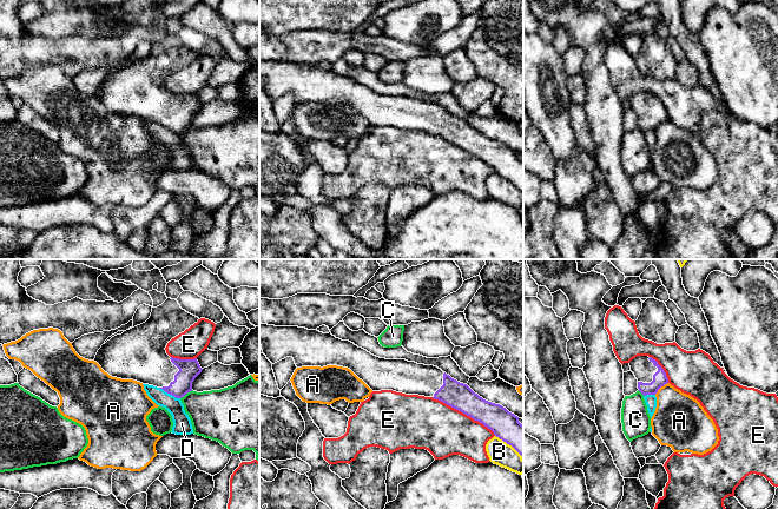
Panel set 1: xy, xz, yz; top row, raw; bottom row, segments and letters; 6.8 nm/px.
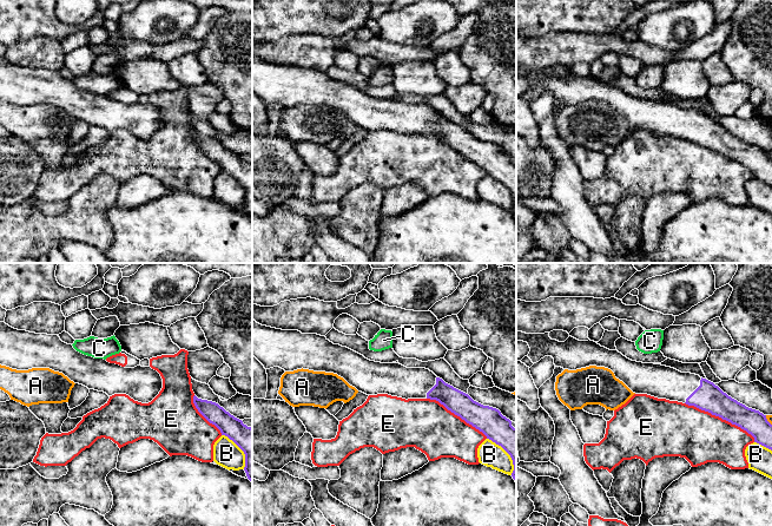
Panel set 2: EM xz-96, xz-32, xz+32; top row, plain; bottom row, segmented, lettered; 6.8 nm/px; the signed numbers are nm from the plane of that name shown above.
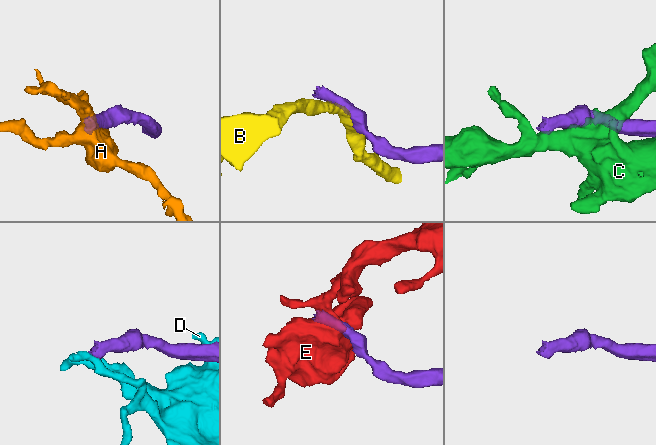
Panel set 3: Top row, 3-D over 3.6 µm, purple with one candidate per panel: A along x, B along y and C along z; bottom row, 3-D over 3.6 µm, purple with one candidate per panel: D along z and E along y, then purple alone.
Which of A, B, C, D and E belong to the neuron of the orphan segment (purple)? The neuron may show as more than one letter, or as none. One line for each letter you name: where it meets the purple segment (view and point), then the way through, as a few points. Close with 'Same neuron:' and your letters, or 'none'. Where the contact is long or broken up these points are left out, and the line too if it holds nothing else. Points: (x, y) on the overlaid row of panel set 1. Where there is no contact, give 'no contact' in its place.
Same neuron: none

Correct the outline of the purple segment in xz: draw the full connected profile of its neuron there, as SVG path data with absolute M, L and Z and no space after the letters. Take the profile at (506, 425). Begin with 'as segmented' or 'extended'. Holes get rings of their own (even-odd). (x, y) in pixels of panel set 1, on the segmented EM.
extended; M259 323L259 344L272 363L292 357L297 368L337 365L350 369L372 391L393 390L433 397L490 429L523 460L523 425L500 404L488 402L467 384L434 365L380 358L349 341L298 326Z

